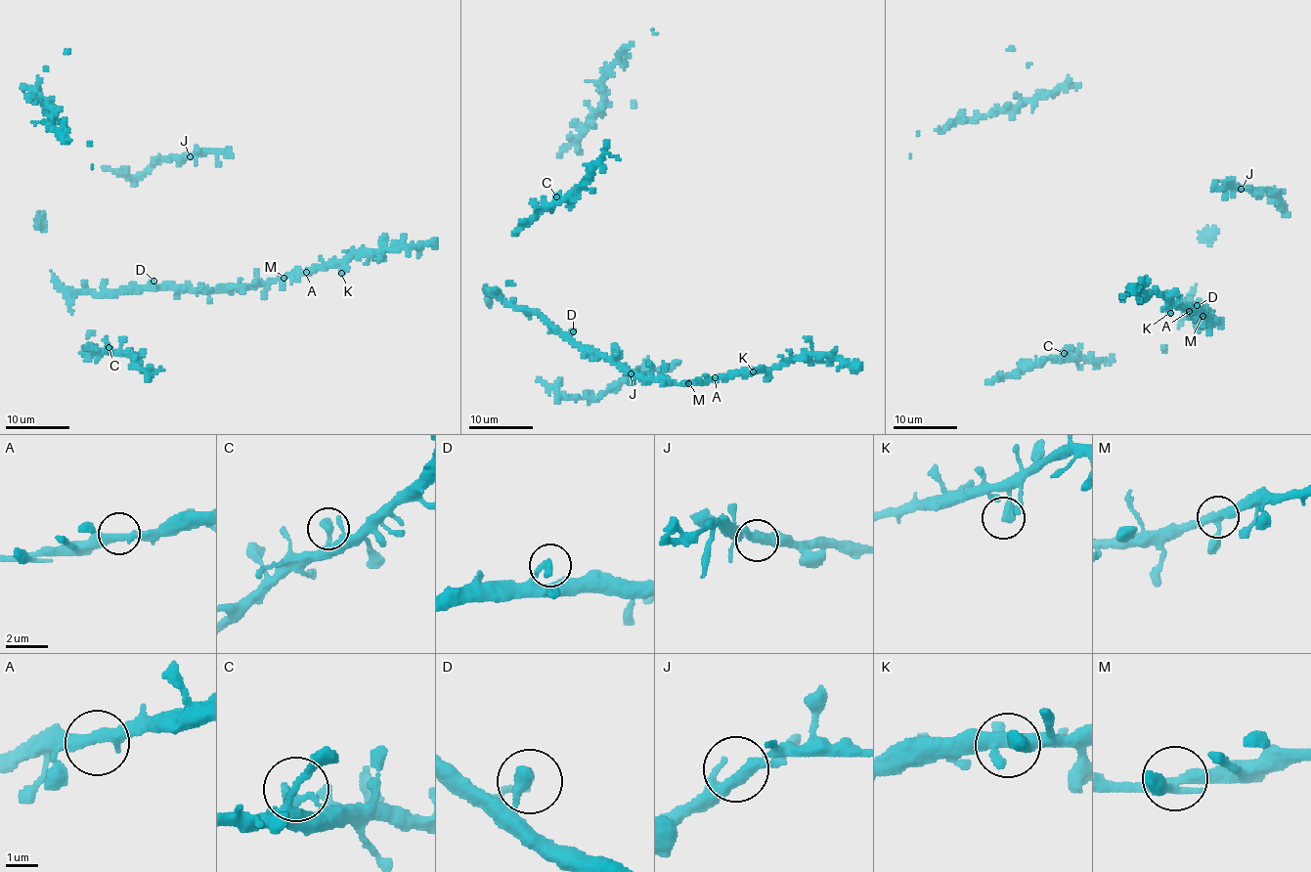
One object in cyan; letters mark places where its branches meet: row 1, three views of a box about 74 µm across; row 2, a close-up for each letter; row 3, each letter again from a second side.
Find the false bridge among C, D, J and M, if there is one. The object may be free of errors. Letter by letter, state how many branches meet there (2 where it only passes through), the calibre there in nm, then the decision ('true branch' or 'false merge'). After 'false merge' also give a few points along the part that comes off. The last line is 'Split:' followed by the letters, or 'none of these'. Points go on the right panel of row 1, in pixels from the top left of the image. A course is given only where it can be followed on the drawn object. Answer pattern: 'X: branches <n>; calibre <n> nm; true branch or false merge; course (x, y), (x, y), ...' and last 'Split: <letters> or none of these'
C: branches 1; calibre 440 nm; true branch
D: branches 1; calibre 400 nm; true branch
J: branches 3; calibre 320 nm; true branch
M: branches 3; calibre 320 nm; true branch
Split: none of these

